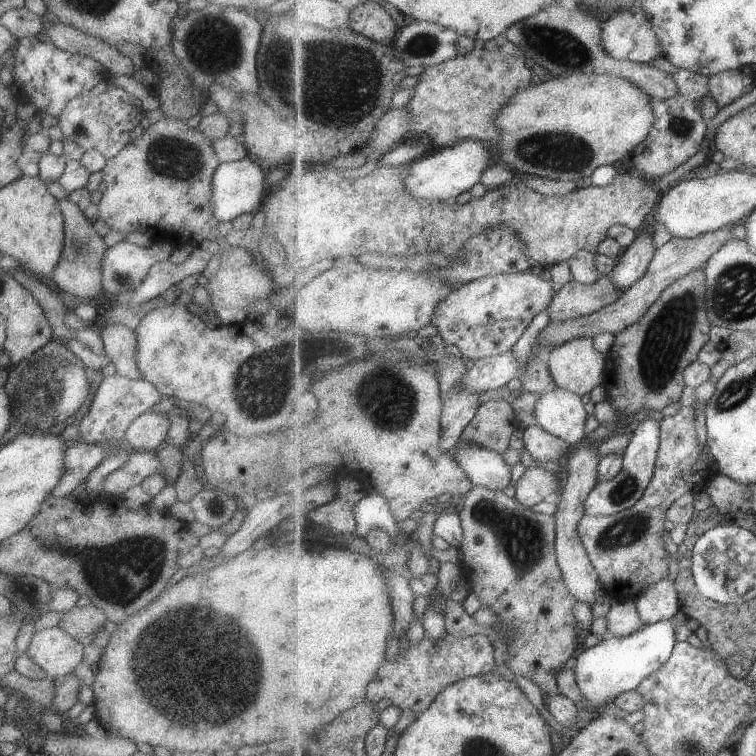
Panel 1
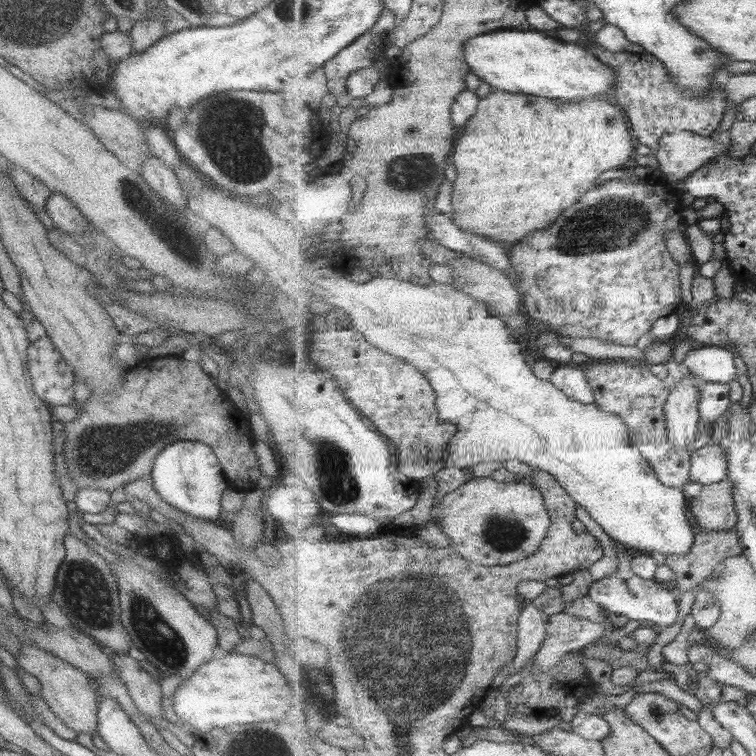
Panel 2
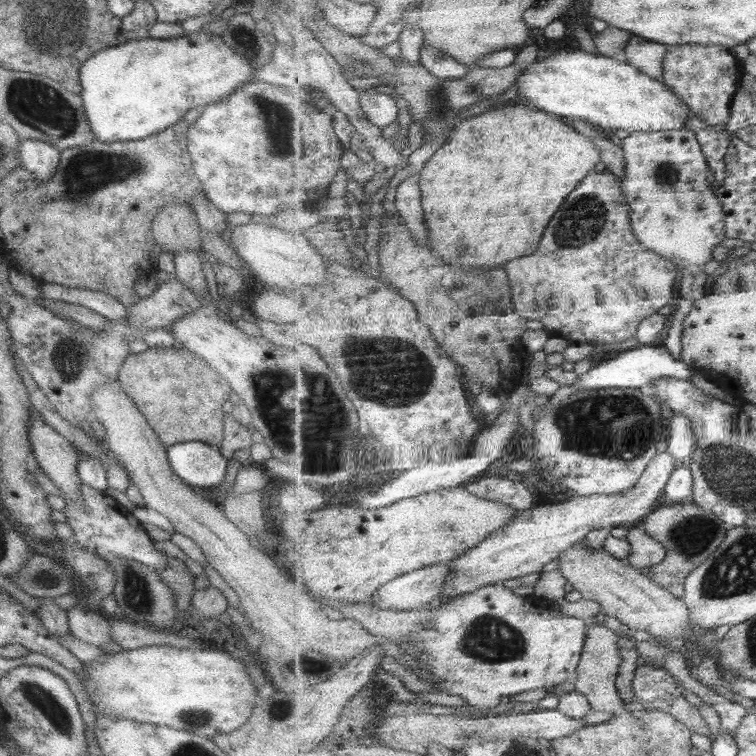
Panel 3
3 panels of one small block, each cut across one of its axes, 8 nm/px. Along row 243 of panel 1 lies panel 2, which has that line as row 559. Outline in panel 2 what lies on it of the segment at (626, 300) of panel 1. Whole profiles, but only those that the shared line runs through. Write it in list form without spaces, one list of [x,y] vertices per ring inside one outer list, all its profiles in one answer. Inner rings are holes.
[[[698,526],[698,541],[694,544],[694,549],[688,555],[670,555],[667,556],[666,564],[677,574],[675,585],[683,592],[694,590],[709,580],[711,576],[721,567],[722,563],[726,563],[731,557],[743,556],[745,548],[741,542],[741,536],[738,535],[736,529],[730,531],[707,531]]]

